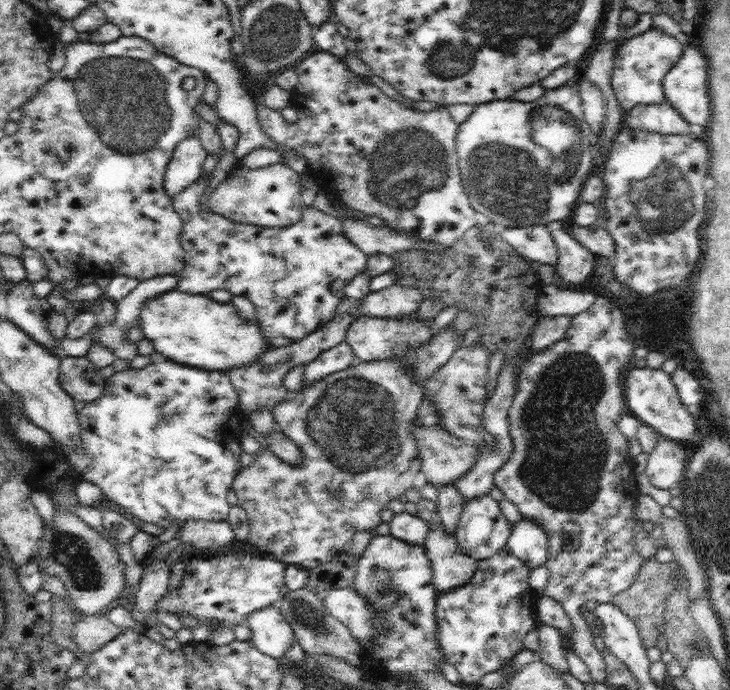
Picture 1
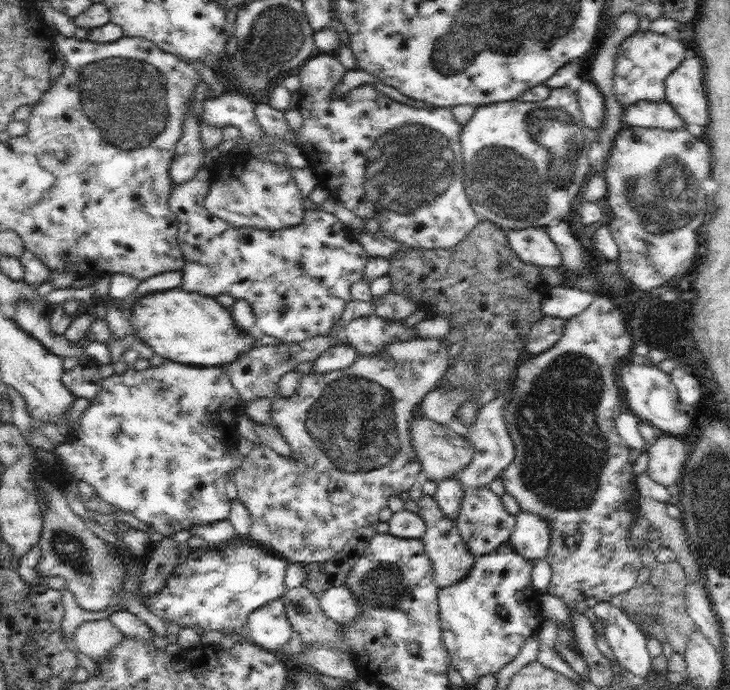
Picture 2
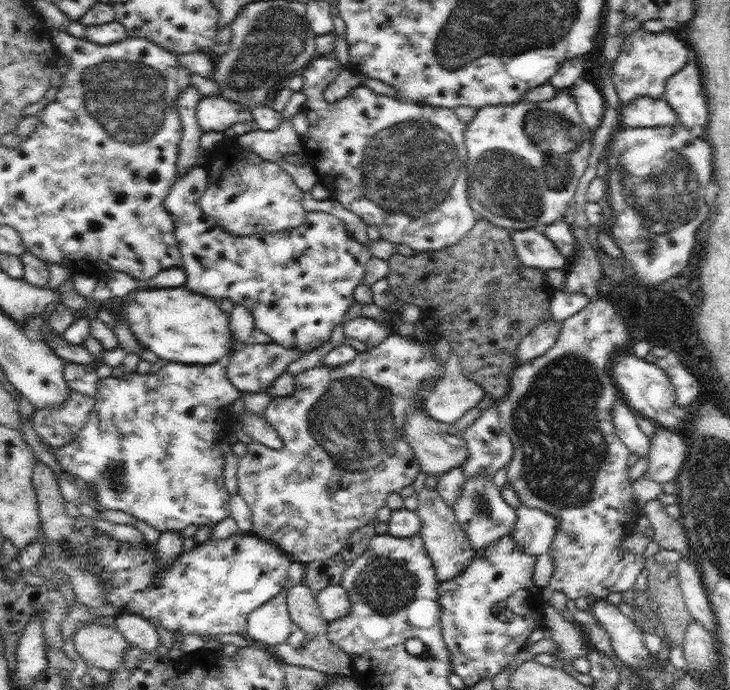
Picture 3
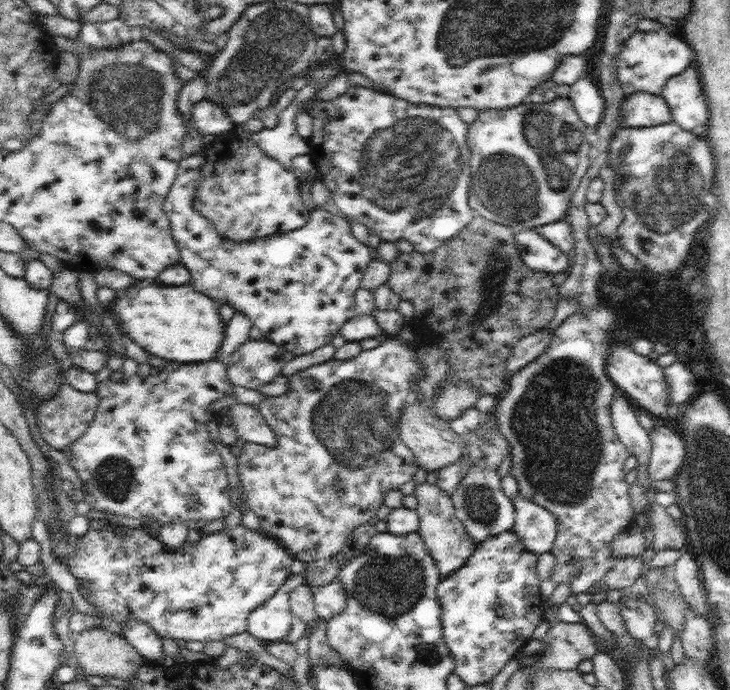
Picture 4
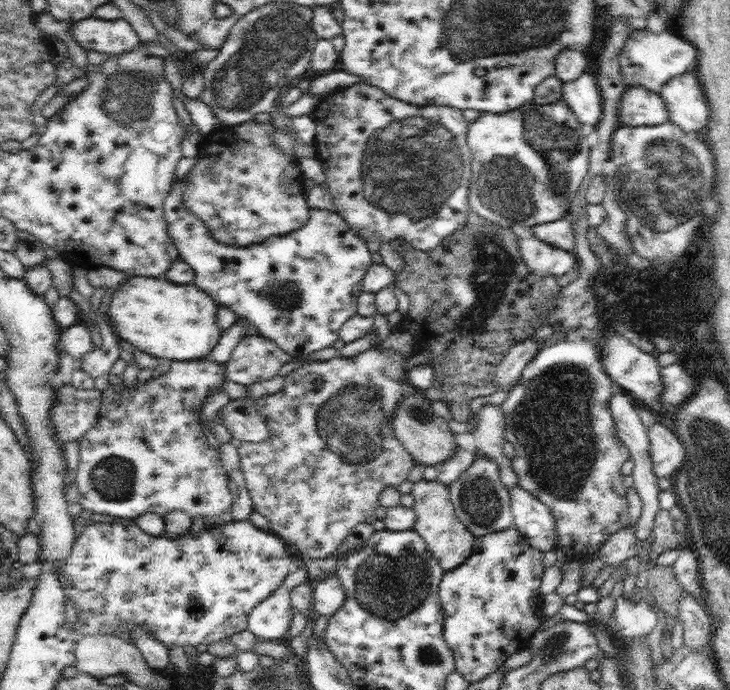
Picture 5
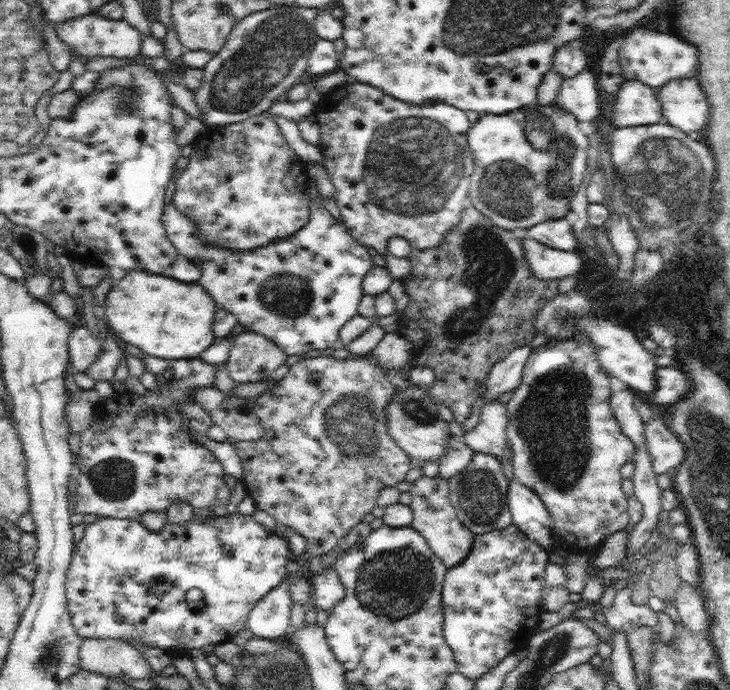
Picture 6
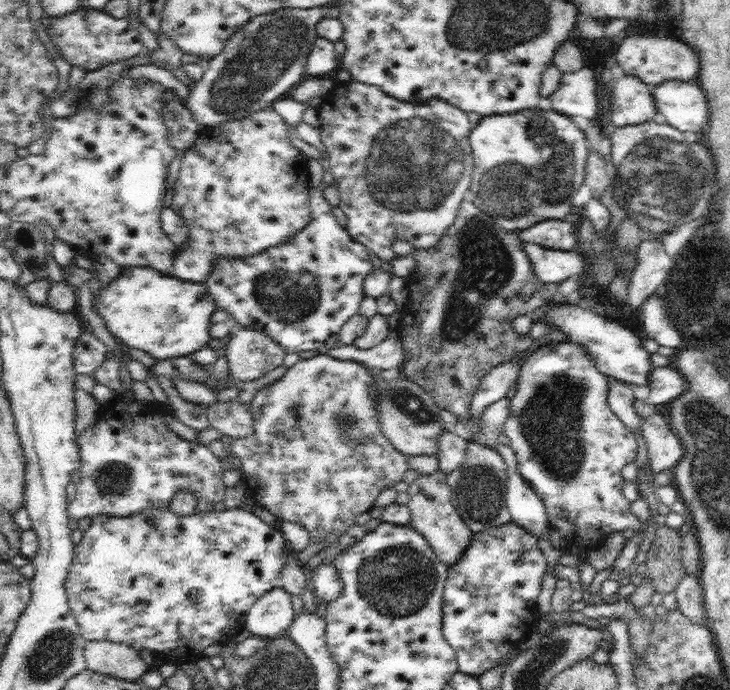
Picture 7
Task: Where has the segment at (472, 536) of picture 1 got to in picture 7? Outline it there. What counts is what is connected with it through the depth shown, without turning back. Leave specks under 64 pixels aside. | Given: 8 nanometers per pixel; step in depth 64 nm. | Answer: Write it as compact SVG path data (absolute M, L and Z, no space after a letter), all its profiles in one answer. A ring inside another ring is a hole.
M467 440L465 462L459 468L455 468L451 474L445 474L445 478L451 490L451 504L473 534L511 522L511 514L505 502L507 464L501 456L501 450L493 450L479 442Z

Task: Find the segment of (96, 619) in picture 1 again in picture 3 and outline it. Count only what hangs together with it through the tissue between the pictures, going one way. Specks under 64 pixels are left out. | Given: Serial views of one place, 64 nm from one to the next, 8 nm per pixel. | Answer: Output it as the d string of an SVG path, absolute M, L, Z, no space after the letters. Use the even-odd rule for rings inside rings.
M101 624L81 626L73 642L87 668L105 670L109 674L117 672L117 668L123 664L125 650L129 648L117 628Z

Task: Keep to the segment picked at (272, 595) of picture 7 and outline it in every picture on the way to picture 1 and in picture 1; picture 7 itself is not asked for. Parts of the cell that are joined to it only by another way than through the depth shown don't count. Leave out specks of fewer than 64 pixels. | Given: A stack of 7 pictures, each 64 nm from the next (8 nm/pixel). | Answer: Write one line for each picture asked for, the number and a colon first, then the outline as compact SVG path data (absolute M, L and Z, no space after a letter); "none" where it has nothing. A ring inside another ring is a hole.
1: M277 604L249 614L245 626L251 630L251 644L273 660L283 660L295 638L291 626L285 624Z
2: M281 598L251 612L247 616L245 628L247 628L253 644L261 646L261 650L265 650L269 654L277 654L279 658L283 656L283 646L287 646L289 636L293 634L289 622L287 622L285 606L283 606Z
3: M287 582L287 586L275 598L267 600L247 616L247 636L253 642L269 644L275 648L275 644L283 644L289 638L289 632L293 628L287 612L289 588L291 584Z
4: M291 574L285 584L261 606L257 606L247 618L247 634L251 634L259 642L279 642L283 640L293 622L293 614L289 610L289 594L293 588L305 584L307 574Z
5: M305 566L293 568L281 588L273 590L261 604L257 604L247 616L247 630L255 636L255 640L273 642L281 640L289 632L291 624L291 590L309 582Z
6: M283 578L283 582L273 588L267 596L263 596L249 612L245 628L255 638L273 640L289 632L289 610L293 606L289 586L291 582Z

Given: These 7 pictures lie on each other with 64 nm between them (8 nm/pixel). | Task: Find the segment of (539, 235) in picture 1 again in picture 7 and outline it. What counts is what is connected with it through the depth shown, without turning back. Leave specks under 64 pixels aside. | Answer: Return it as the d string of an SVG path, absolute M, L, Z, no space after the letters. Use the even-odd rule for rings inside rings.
M525 242L523 250L531 262L535 278L541 284L561 284L571 276L579 276L585 266L577 250L549 250L535 242Z

